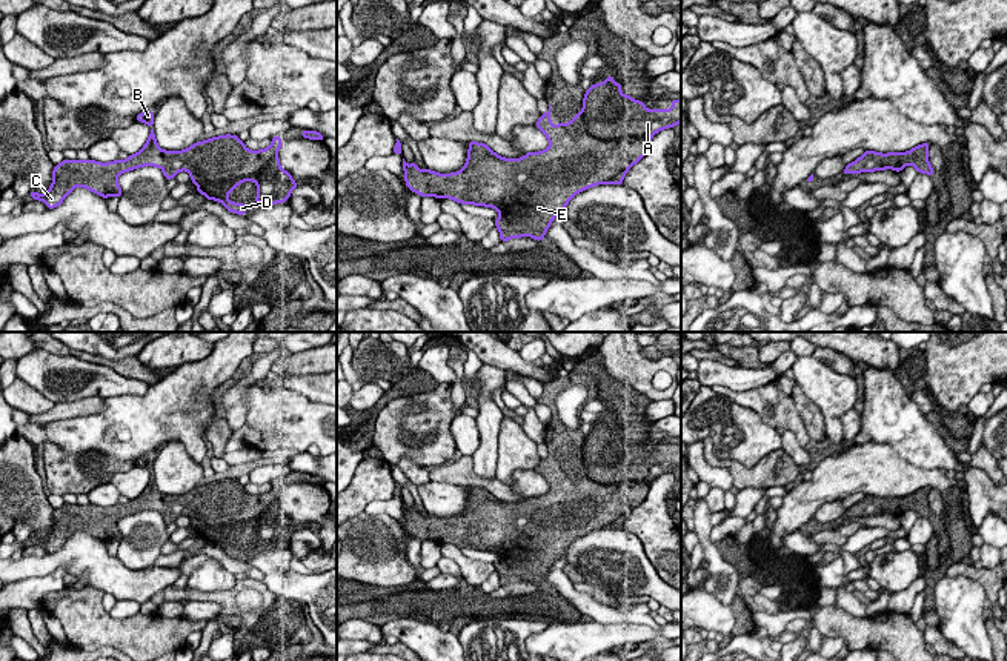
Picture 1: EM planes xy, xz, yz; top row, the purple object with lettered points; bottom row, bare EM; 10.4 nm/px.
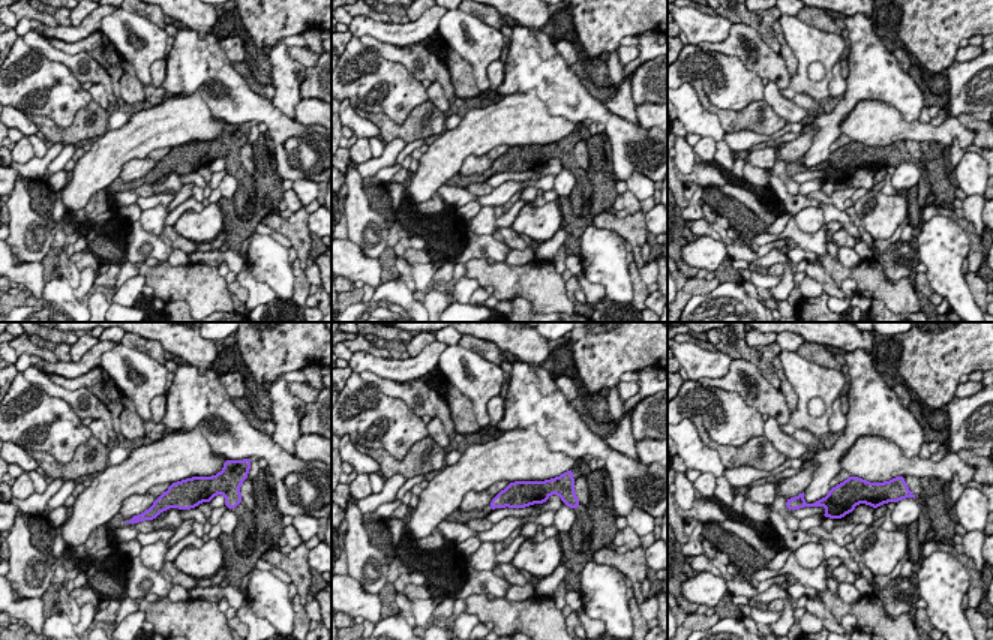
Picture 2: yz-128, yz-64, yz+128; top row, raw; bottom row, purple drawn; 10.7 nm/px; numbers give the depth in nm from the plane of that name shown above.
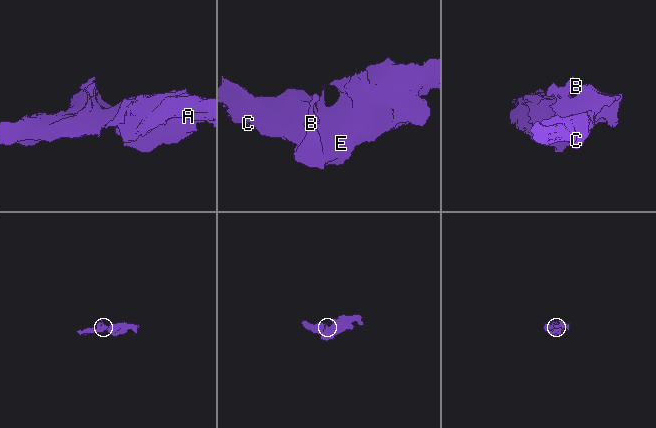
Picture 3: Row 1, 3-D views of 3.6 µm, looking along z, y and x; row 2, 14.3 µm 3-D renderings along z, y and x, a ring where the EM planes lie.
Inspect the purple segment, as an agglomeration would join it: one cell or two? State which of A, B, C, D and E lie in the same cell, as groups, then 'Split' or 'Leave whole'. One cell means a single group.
Groups: A B C D E. Leave whole

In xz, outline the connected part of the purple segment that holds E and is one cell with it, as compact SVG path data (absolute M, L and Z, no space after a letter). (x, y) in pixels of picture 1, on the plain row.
M609 420L607 423L604 423L603 427L598 429L592 429L586 438L584 438L584 444L583 444L583 453L569 466L569 467L558 467L557 470L550 466L550 449L549 449L549 455L546 458L540 460L540 464L535 467L535 472L538 472L549 484L549 492L540 497L527 497L524 501L521 503L504 503L500 501L498 498L495 498L487 489L484 487L477 487L477 486L469 486L469 495L467 495L467 504L463 510L461 515L458 517L452 517L452 518L438 518L434 517L430 513L424 513L421 515L415 506L412 509L407 509L403 503L403 513L404 513L404 526L406 530L421 540L430 540L430 541L437 541L437 543L449 543L449 544L455 544L457 547L463 549L475 549L475 550L486 550L486 552L494 552L500 556L500 561L495 566L495 570L500 575L500 584L501 586L507 586L510 583L520 583L520 581L532 581L537 586L541 586L544 583L544 578L547 576L547 573L550 572L550 567L553 566L553 563L560 558L564 556L567 547L578 538L583 536L592 530L597 529L623 529L623 524L627 518L627 515L638 507L647 497L649 490L650 490L650 484L652 481L663 475L663 473L669 473L673 472L675 469L681 467L681 444L672 444L672 452L670 453L646 453L644 452L646 447L641 447L640 444L633 444L632 440L624 440L621 437L621 427L615 427L613 426L613 420Z

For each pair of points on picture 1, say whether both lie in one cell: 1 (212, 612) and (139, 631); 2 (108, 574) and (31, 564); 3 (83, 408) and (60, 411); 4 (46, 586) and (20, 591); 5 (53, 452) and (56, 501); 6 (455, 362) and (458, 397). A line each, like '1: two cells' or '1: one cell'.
1: two cells
2: one cell
3: one cell
4: one cell
5: two cells
6: one cell

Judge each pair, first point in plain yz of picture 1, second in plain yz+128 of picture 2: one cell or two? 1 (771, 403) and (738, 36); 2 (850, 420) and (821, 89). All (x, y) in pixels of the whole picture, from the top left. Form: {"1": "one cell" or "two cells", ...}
{"1": "one cell", "2": "two cells"}

